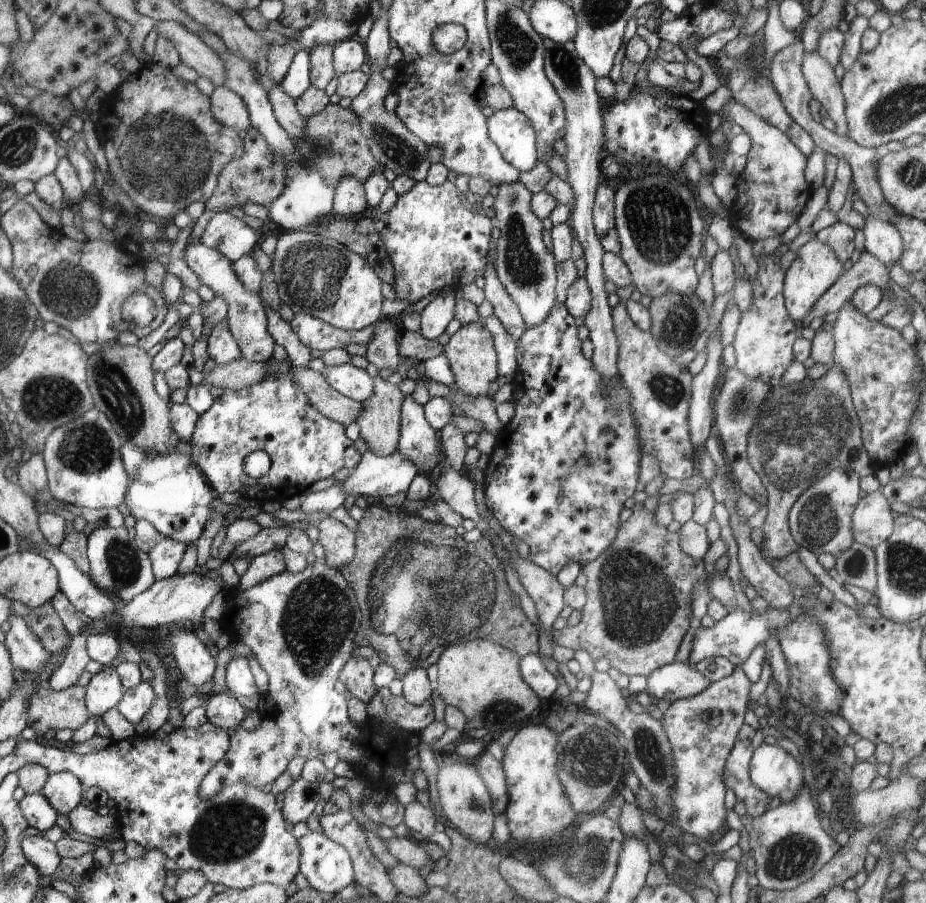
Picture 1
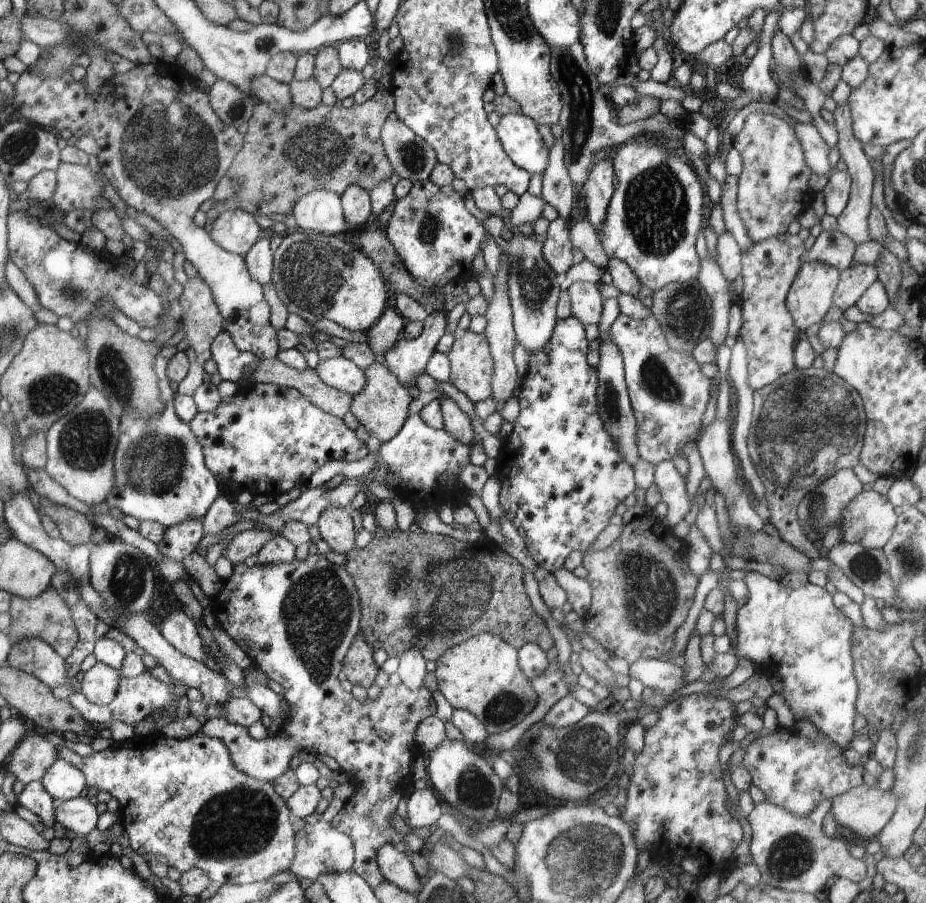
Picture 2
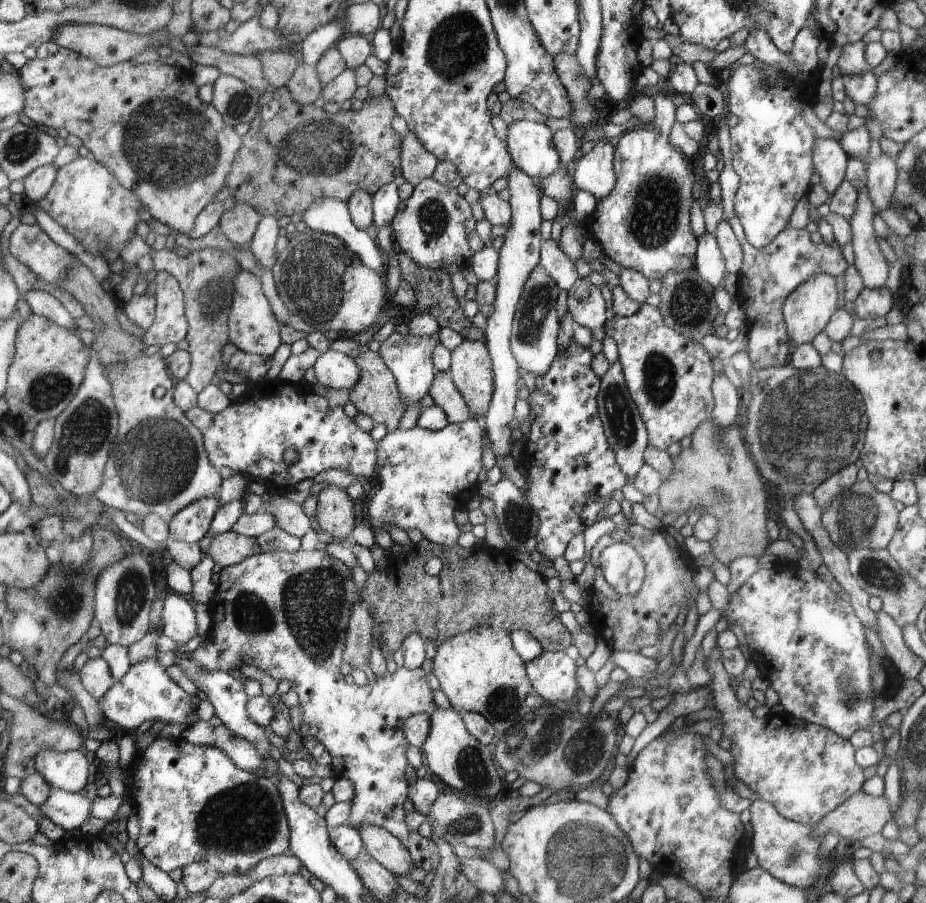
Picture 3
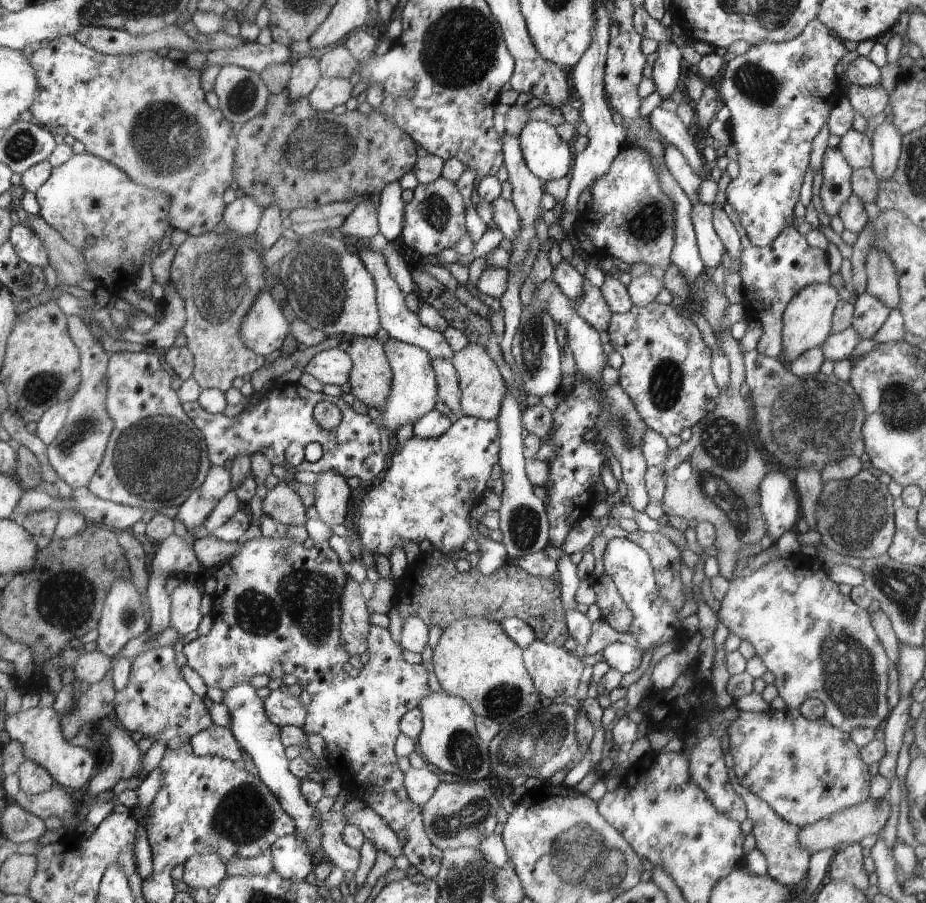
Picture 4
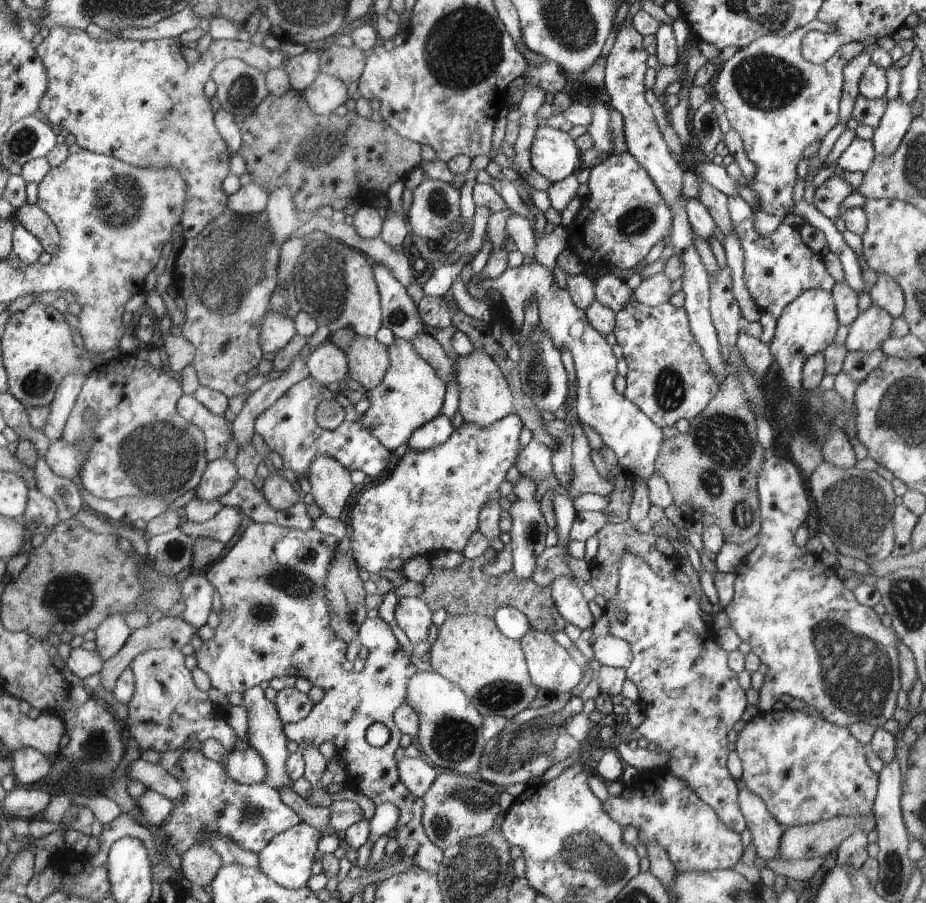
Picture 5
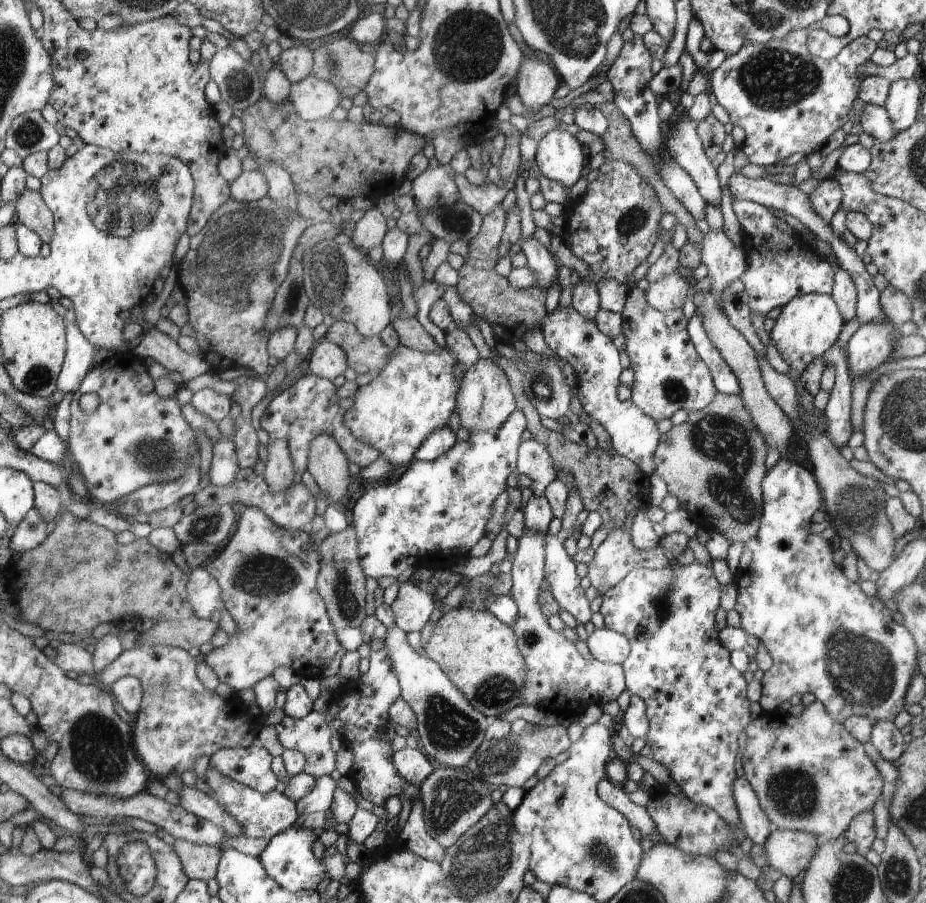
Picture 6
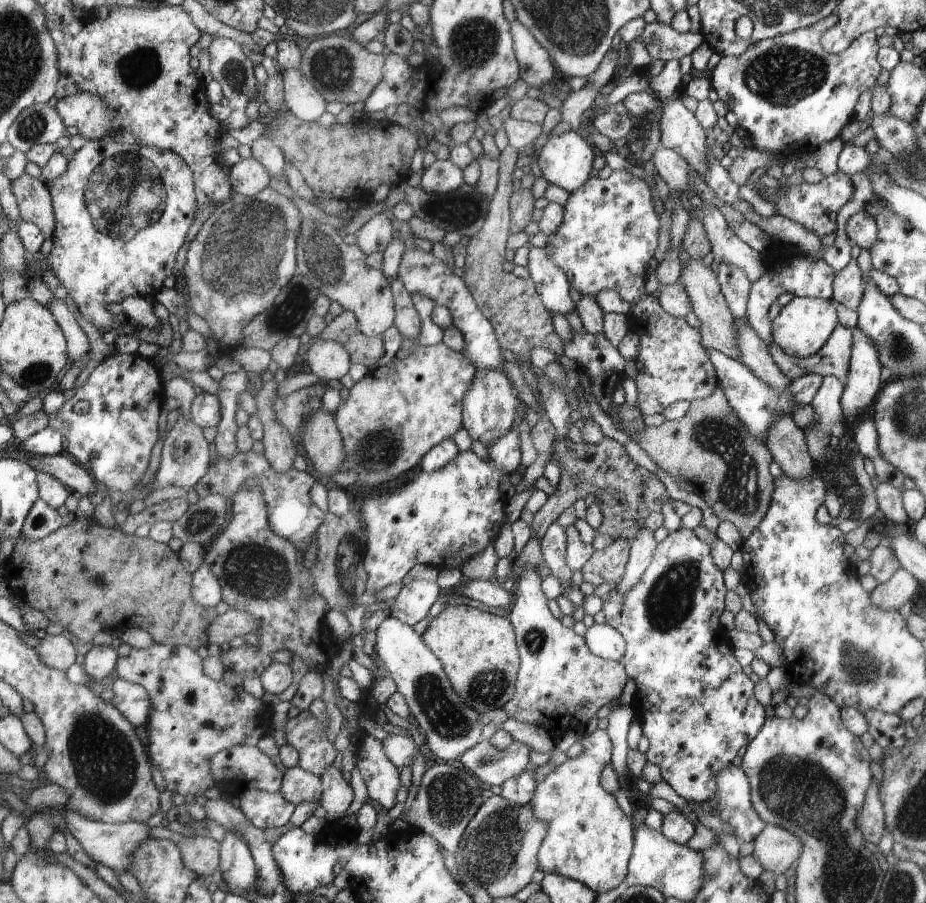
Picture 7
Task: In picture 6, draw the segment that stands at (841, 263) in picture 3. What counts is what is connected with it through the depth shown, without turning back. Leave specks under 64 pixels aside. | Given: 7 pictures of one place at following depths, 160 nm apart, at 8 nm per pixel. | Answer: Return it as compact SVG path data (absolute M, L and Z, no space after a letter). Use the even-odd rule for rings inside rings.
M733 199L733 211L739 220L744 236L744 248L748 250L748 266L739 279L746 289L752 313L765 317L770 310L782 308L794 297L809 293L831 294L835 275L832 266L812 248L810 242L806 242L802 236L798 236L786 221L774 216L765 206L746 199Z

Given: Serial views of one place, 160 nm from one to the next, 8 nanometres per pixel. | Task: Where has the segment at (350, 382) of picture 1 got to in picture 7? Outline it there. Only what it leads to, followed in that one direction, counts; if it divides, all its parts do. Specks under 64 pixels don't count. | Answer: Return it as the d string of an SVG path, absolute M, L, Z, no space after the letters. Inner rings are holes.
M316 338L306 354L308 368L324 381L340 380L352 368L350 352L340 343Z

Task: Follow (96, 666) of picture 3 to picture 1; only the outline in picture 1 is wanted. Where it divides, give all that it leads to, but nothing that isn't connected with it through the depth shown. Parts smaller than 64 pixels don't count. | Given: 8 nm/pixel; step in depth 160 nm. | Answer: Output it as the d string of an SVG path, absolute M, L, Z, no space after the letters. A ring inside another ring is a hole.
M116 669L96 674L87 686L87 710L91 716L101 717L110 708L116 708L125 691Z

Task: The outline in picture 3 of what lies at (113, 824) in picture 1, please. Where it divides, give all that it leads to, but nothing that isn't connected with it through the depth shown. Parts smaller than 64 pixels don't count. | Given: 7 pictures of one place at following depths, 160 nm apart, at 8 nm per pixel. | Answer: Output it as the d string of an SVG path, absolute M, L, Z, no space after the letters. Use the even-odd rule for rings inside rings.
M51 789L49 798L39 806L43 816L65 831L80 829L91 816L91 802L80 793Z

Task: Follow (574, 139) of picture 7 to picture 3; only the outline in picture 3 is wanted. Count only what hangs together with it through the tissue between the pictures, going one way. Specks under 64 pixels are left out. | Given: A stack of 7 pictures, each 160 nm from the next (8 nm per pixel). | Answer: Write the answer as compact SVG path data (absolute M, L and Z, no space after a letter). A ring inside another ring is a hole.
M522 119L509 124L503 138L515 166L534 179L543 179L556 172L561 163L553 134L544 123Z

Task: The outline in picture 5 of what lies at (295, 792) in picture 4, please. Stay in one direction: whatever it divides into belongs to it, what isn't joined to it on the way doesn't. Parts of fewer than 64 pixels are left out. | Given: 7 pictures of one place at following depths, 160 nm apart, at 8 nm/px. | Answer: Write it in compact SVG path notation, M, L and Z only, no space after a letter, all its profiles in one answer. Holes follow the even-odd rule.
M259 685L252 687L242 693L241 705L247 710L248 715L248 736L247 742L250 748L262 755L264 764L267 766L267 776L264 777L263 783L279 790L290 787L292 780L286 770L286 761L290 756L287 749L288 739L283 731L283 722L279 717L274 703L266 698L264 691Z

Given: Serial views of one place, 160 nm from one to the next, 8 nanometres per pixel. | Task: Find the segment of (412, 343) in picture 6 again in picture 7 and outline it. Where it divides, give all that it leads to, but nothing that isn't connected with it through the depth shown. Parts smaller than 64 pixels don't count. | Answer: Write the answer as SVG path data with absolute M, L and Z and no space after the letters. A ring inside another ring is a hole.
M398 278L391 282L391 290L395 303L394 324L404 338L416 341L421 333L421 318L414 308L411 294Z

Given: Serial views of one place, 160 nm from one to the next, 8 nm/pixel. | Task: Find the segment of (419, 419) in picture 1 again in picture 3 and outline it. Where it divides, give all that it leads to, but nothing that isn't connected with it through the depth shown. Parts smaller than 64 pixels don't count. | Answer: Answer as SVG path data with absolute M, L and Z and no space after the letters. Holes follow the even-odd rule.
M468 419L460 424L448 423L440 430L433 431L415 425L407 430L396 429L389 432L378 441L378 468L375 478L380 488L368 506L371 518L370 528L388 530L392 525L402 527L402 530L420 530L424 538L439 545L454 545L460 528L454 522L454 512L458 502L464 502L470 496L464 496L476 488L478 474L482 470L482 444L484 430L476 420Z

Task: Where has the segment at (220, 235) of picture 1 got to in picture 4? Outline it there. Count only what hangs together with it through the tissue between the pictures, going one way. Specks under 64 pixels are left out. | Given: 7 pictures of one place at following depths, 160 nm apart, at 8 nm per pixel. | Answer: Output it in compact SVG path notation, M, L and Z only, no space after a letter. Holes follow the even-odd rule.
M244 195L227 206L223 224L234 235L254 236L263 212L253 198Z

